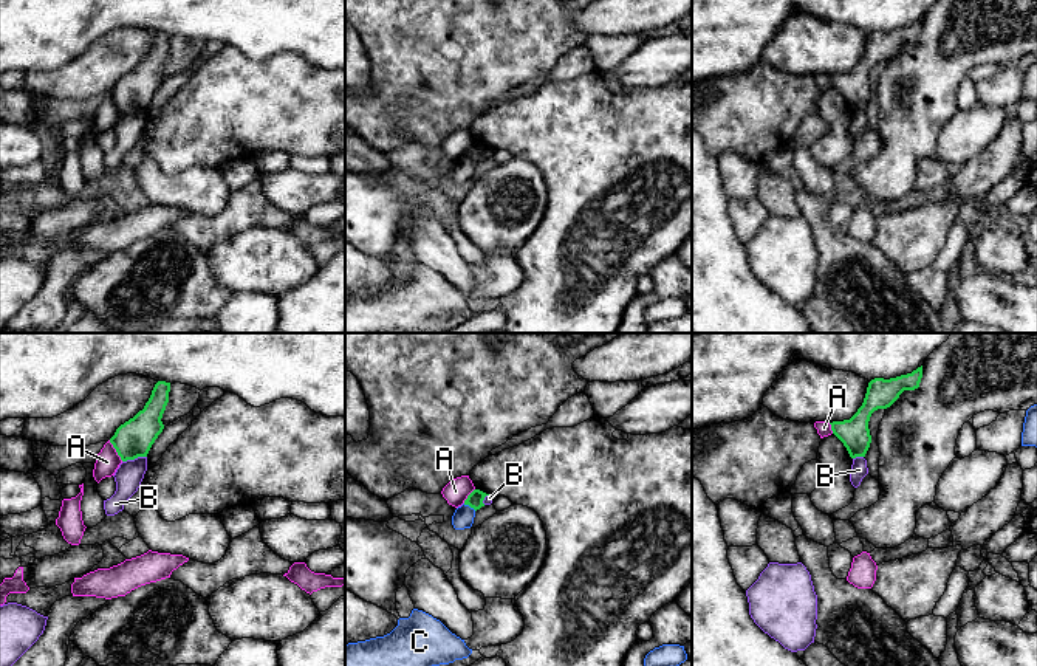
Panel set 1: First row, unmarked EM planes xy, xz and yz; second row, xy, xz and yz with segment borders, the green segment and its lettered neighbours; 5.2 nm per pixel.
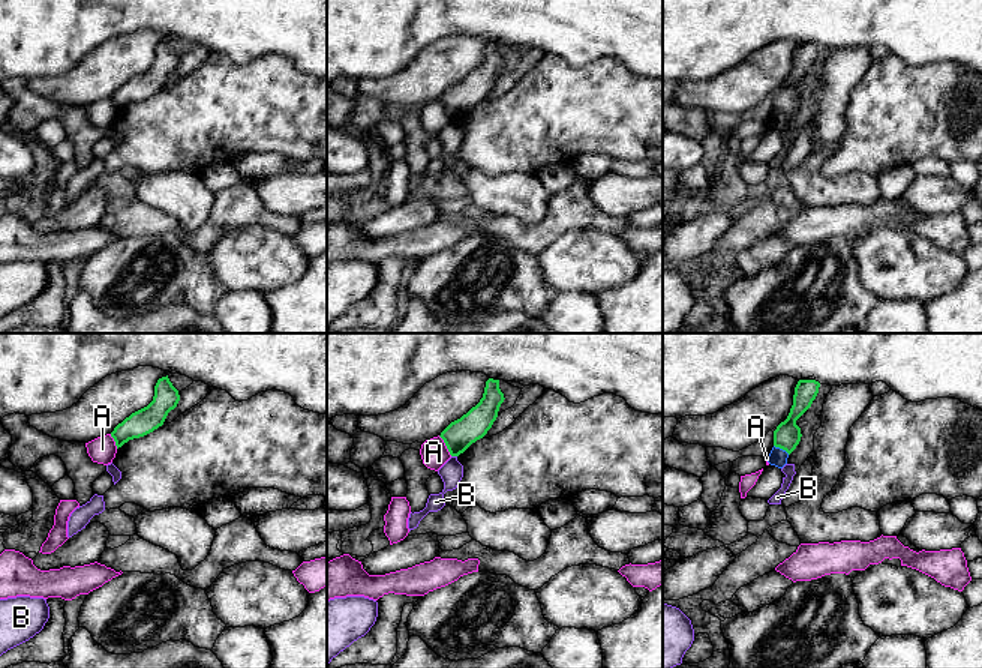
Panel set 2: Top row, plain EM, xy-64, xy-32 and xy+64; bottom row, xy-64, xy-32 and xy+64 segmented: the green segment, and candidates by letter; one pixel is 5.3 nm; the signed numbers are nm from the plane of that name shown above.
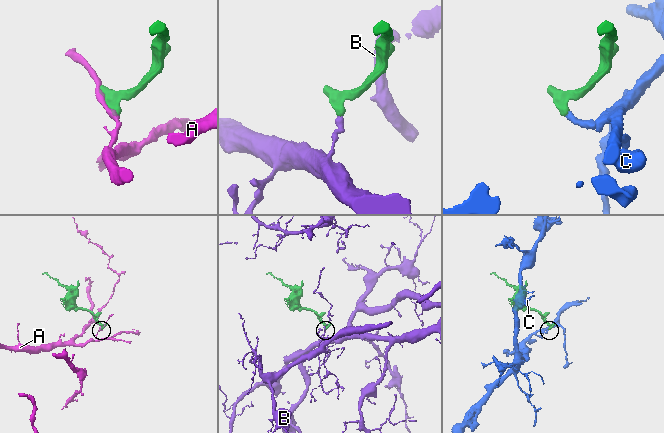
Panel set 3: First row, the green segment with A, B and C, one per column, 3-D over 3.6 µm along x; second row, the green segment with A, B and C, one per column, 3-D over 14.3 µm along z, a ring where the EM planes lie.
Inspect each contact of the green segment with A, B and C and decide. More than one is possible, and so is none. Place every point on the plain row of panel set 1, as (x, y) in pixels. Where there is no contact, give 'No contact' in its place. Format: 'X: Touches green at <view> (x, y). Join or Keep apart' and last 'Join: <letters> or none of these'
A: Touches green at xy (116, 104). Keep apart
B: Touches green at xy (133, 112). Keep apart
C: Touches green at xz (469, 158). Keep apart
Join: none of these

